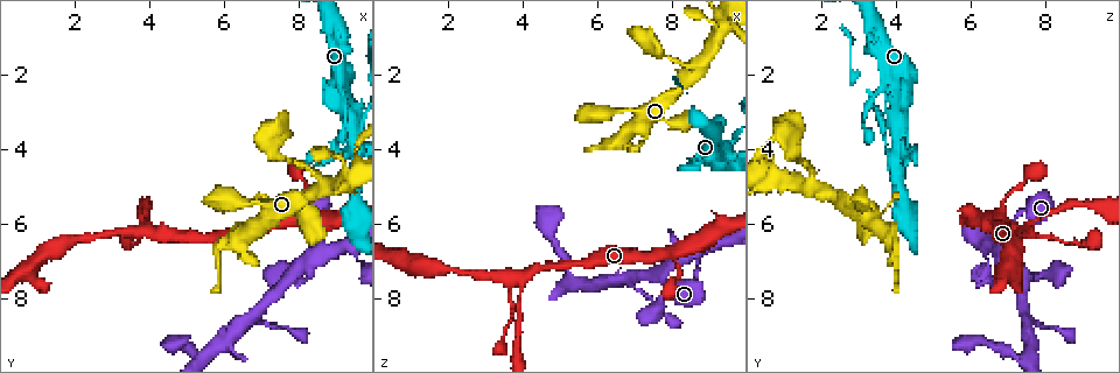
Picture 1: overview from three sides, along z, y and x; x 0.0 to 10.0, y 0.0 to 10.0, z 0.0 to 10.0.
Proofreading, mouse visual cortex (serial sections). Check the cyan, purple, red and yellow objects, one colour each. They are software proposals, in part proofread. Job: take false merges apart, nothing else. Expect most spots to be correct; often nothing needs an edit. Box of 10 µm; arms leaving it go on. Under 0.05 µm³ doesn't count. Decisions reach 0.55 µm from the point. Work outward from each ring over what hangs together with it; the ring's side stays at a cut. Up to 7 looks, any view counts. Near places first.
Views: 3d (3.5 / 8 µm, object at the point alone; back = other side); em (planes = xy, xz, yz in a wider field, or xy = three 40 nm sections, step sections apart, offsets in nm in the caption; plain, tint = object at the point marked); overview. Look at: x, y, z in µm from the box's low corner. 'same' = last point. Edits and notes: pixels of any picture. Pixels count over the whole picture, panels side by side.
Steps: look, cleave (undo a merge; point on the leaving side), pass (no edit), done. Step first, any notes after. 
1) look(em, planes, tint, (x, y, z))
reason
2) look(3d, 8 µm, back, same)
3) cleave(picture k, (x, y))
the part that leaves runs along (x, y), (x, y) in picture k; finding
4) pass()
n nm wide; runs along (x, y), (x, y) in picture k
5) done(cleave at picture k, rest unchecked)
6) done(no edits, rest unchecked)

look(3d, 8 µm, back, (3.90, 6.20, 7.45))
abrupt turn

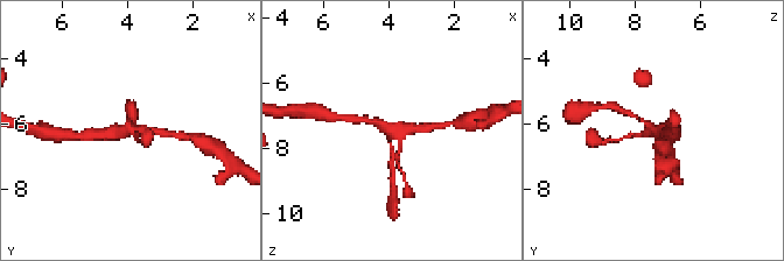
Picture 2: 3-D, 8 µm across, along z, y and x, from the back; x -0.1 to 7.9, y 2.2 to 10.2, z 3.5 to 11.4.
look(em, xy, step 2, tint, same)
4 arms; arms of 150, 150, 250, 250 nm

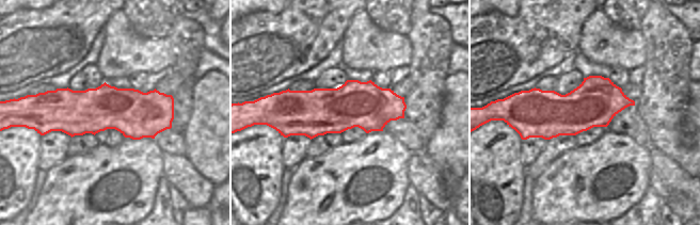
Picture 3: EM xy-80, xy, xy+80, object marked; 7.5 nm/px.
pass()
runs along (42, 101), (59, 110), (171, 116) in picture 3; one cell here

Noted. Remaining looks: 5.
look(3d, 3.5 µm, (9.30, 4.20, 4.10))
thin arm on a thick one

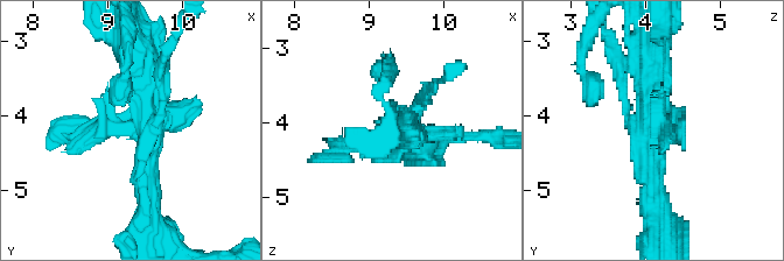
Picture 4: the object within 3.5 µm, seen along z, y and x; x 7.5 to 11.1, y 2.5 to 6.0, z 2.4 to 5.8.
look(em, xy, step 2, tint, (9.35, 4.20, 4.15))
need the tissue

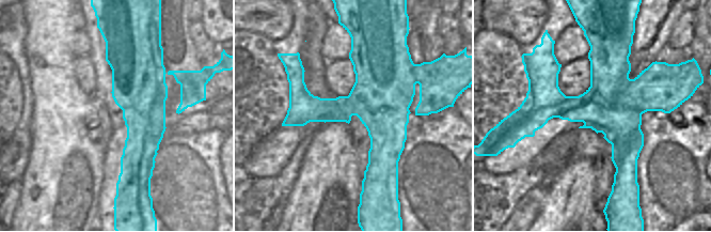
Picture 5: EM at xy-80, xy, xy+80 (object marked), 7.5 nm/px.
cleave(picture 4, (620, 75))
two cells meet here

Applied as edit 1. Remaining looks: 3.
done(cleave at picture 4, rest unchecked)

